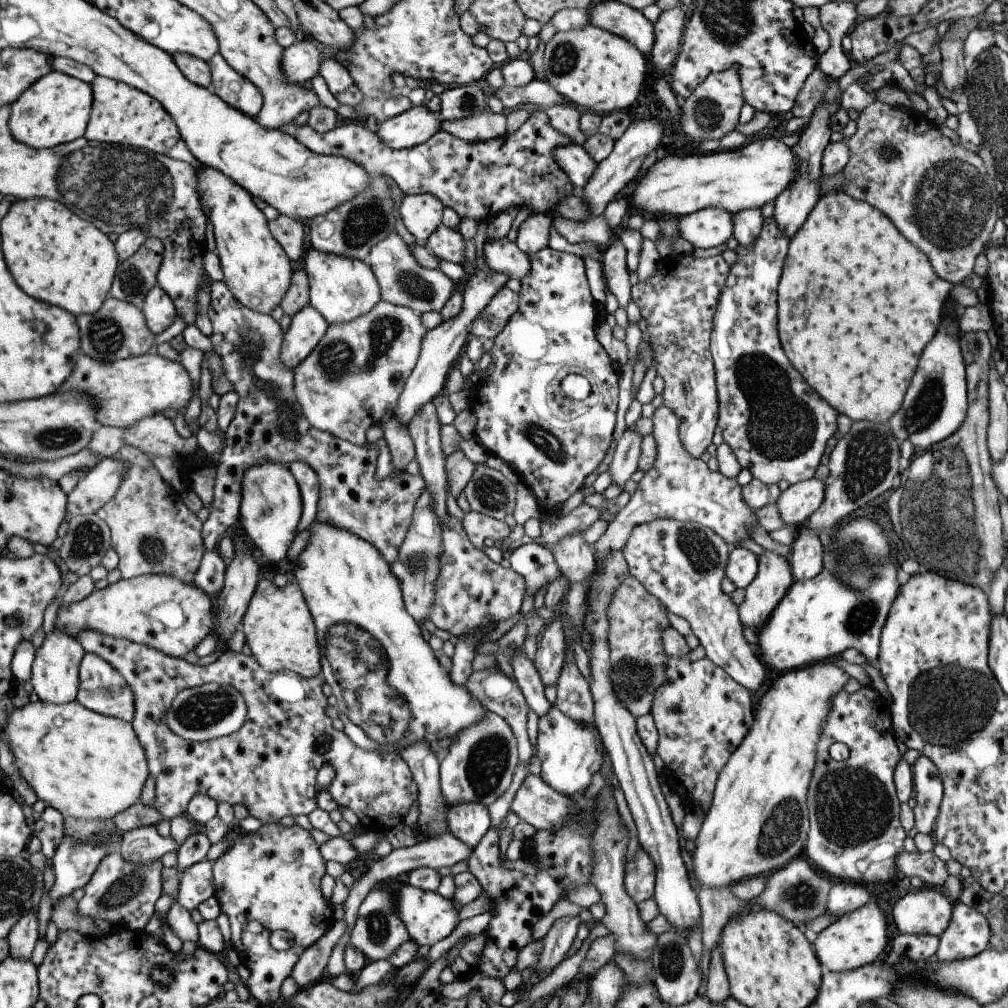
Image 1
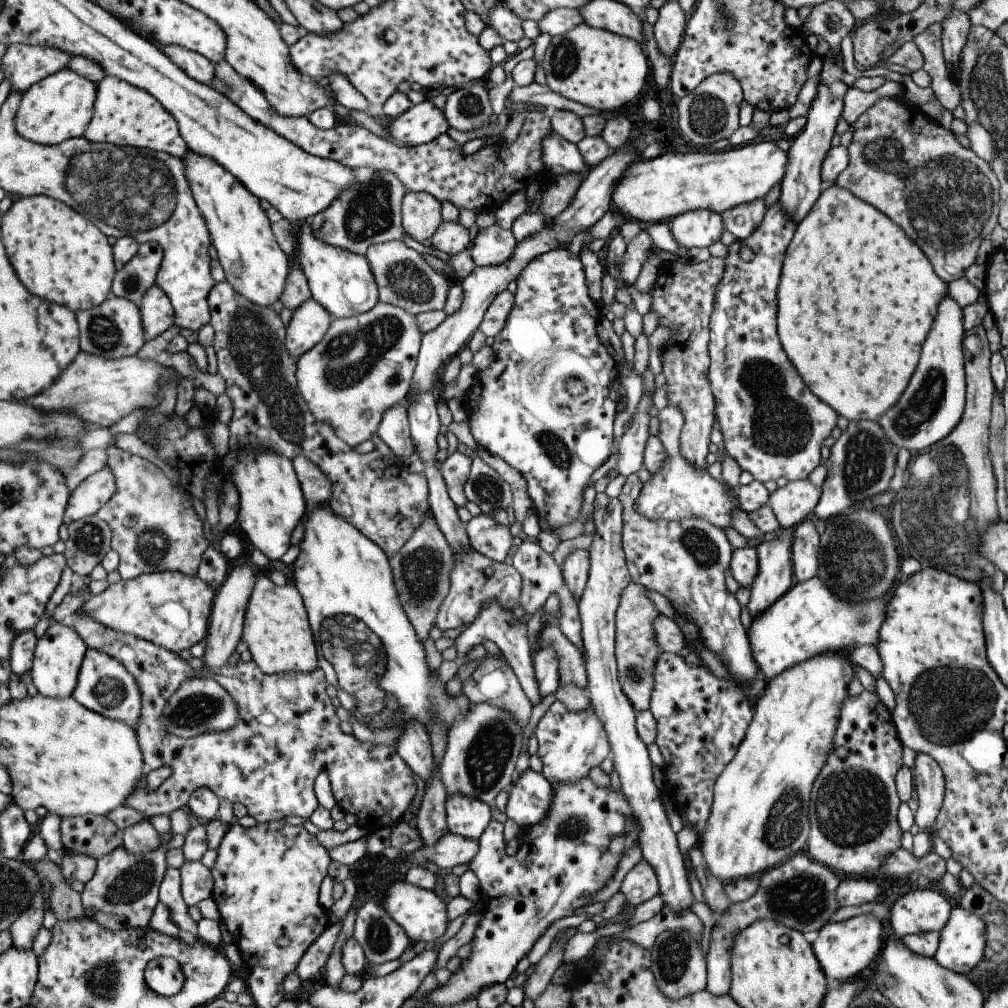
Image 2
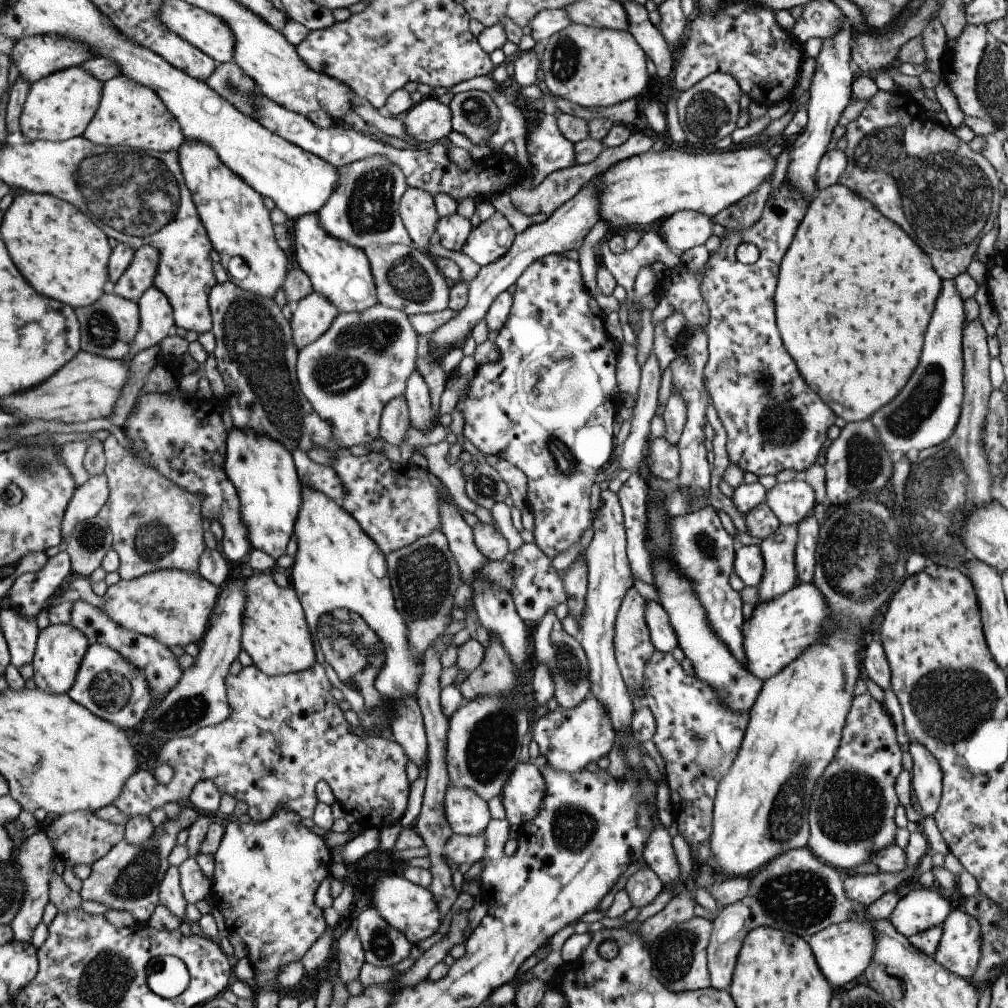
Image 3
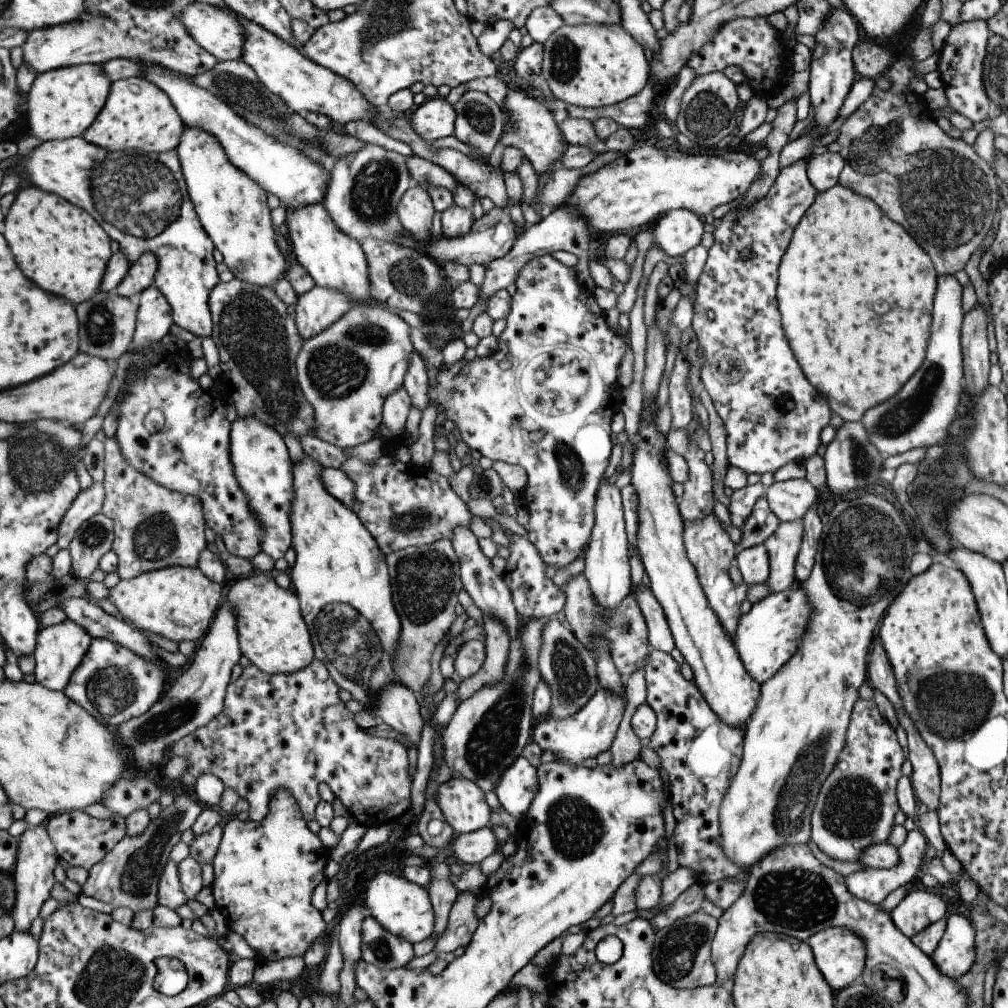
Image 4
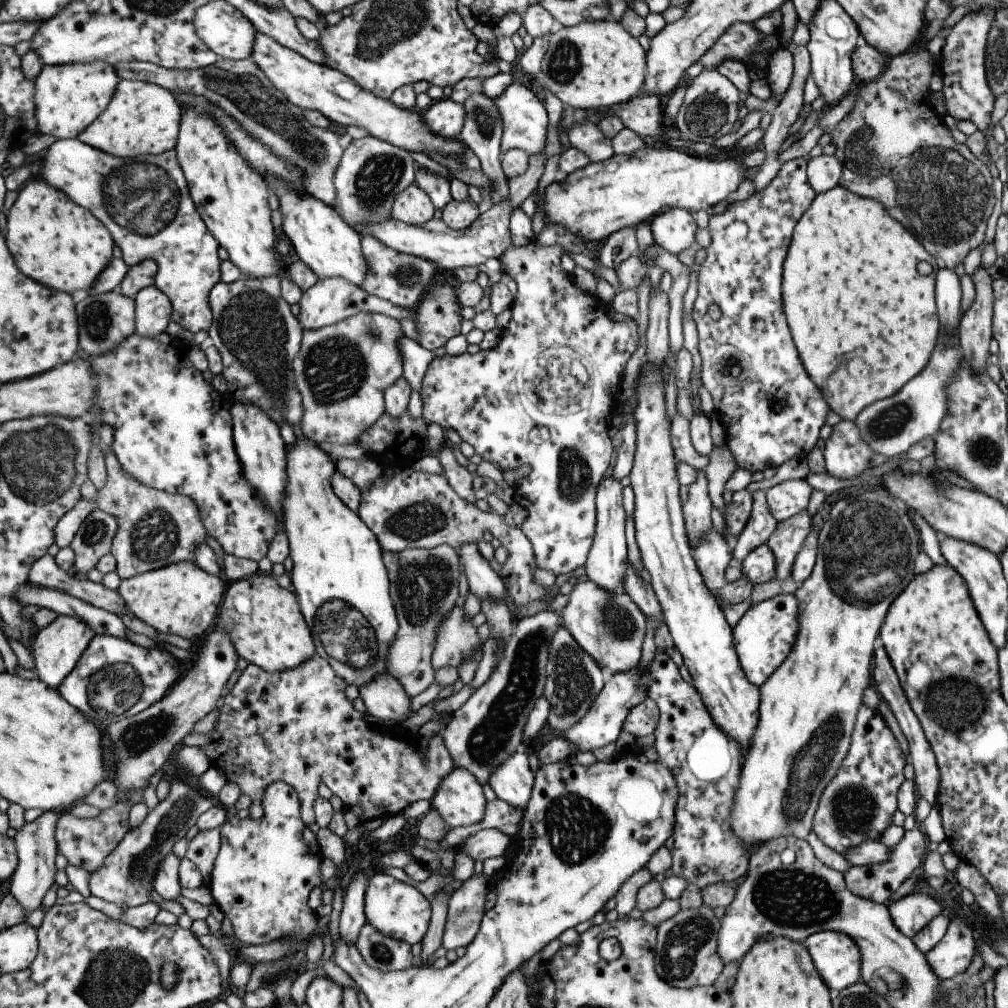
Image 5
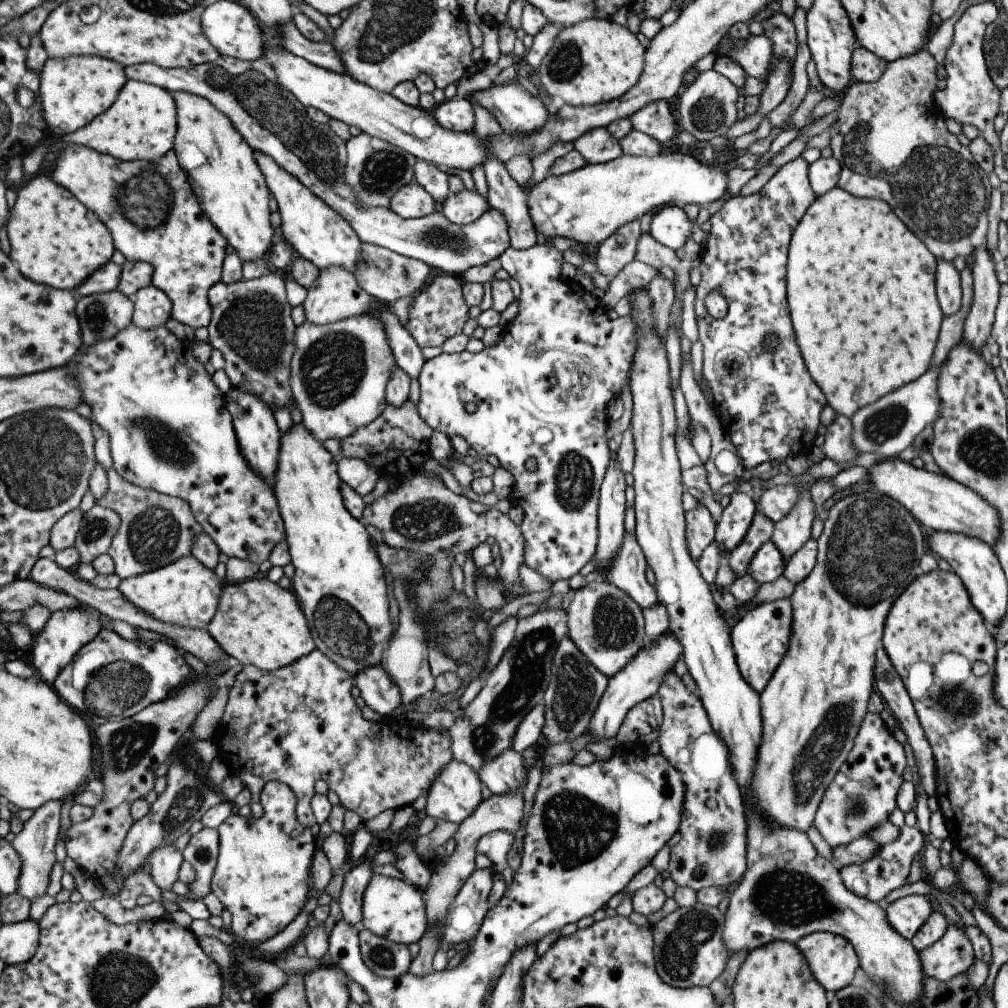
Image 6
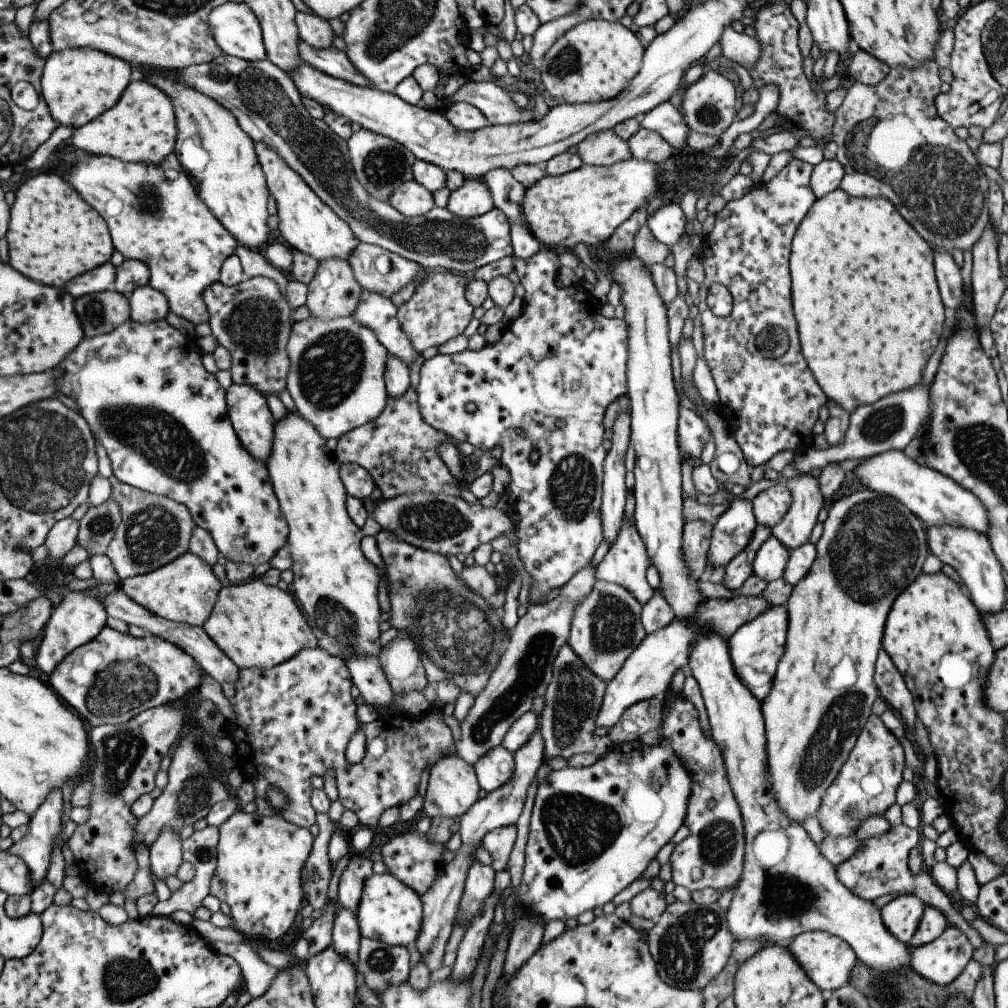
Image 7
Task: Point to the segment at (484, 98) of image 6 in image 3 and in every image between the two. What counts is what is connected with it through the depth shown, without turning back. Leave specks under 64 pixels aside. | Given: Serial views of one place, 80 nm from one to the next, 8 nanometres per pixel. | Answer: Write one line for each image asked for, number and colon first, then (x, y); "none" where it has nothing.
3: (547, 149)
4: (528, 126)
5: (524, 122)

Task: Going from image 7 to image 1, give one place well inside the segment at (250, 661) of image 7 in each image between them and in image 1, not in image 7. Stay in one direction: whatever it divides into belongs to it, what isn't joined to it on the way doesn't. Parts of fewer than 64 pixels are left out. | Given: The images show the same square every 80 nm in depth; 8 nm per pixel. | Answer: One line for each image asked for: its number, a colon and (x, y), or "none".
1: (278, 629)
2: (275, 631)
3: (275, 636)
4: (272, 635)
5: (263, 622)
6: (257, 623)

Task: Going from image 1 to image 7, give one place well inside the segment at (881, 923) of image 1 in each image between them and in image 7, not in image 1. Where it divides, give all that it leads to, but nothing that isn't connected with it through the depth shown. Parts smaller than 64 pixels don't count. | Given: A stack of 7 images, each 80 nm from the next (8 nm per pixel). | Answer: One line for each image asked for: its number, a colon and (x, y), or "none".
2: (843, 949)
3: (842, 951)
4: (839, 955)
5: (835, 956)
6: (832, 961)
7: (827, 961)

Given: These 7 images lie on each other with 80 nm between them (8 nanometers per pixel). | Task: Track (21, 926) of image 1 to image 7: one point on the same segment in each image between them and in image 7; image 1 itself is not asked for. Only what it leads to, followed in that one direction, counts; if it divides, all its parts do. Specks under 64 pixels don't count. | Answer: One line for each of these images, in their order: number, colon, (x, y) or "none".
2: (25, 929)
3: (34, 857)
4: (37, 859)
5: (36, 842)
6: (36, 843)
7: (35, 849)

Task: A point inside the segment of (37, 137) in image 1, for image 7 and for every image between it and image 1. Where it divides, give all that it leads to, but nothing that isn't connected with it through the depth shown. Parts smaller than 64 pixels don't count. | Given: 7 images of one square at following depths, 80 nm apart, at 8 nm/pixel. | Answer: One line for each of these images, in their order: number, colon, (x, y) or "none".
2: (59, 108)
3: (59, 107)
4: (63, 103)
5: (70, 97)
6: (75, 90)
7: (80, 84)

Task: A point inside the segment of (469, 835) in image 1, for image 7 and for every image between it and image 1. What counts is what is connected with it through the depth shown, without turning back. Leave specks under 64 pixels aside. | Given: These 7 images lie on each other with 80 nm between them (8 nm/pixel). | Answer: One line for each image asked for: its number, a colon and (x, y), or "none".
2: (465, 816)
3: (466, 813)
4: (462, 803)
5: (458, 800)
6: (455, 791)
7: (452, 787)

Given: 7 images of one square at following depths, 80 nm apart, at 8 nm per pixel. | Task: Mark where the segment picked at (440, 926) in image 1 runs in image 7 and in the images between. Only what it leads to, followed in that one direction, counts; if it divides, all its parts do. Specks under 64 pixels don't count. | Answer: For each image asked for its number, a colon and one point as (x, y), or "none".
2: (420, 913)
3: (409, 908)
4: (401, 908)
5: (396, 910)
6: (390, 909)
7: (388, 911)

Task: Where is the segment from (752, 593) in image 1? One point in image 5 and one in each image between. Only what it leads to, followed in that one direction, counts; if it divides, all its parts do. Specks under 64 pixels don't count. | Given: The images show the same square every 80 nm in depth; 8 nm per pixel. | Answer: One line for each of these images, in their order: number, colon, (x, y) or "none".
2: (774, 576)
3: (777, 550)
4: (782, 546)
5: (785, 541)

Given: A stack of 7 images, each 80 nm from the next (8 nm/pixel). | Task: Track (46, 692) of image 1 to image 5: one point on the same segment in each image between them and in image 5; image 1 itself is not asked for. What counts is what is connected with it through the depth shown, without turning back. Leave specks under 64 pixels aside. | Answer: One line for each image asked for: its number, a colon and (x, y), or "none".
2: (60, 653)
3: (61, 649)
4: (61, 648)
5: (57, 649)

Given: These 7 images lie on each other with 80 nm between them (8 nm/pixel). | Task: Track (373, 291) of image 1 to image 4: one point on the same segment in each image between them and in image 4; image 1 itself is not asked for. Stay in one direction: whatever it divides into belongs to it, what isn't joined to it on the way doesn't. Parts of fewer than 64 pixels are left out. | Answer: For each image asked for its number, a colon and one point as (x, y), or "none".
2: (339, 280)
3: (339, 271)
4: (333, 259)

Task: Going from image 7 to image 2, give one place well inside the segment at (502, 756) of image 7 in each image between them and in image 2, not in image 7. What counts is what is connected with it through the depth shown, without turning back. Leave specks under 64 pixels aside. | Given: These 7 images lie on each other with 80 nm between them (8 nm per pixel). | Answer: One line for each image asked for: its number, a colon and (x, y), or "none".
2: (530, 794)
3: (521, 793)
4: (517, 784)
5: (511, 781)
6: (505, 772)

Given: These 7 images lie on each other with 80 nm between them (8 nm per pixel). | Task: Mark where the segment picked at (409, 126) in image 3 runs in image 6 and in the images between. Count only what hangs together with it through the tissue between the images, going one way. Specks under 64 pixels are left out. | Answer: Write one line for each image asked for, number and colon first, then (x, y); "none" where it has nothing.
4: (434, 118)
5: (444, 117)
6: (455, 114)

